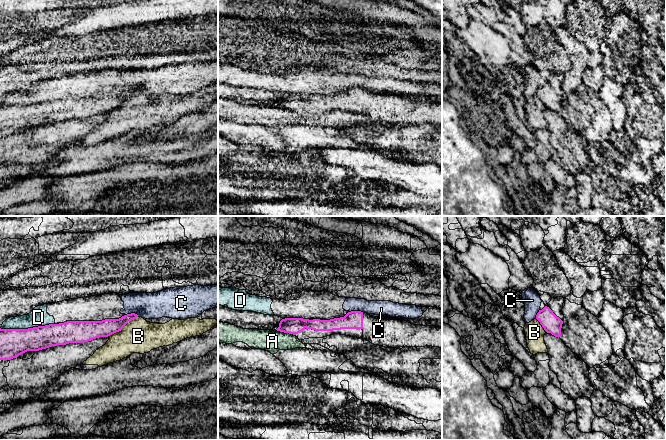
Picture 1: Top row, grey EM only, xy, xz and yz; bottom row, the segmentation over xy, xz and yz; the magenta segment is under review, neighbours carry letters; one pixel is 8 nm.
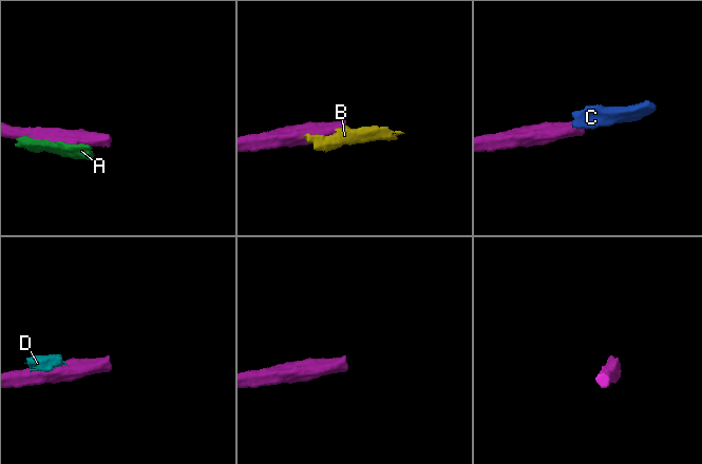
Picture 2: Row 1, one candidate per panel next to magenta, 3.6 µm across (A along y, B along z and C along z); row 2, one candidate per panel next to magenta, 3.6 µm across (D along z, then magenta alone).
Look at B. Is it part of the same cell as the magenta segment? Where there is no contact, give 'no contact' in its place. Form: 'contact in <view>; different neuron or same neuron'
contact in xy; different neuron

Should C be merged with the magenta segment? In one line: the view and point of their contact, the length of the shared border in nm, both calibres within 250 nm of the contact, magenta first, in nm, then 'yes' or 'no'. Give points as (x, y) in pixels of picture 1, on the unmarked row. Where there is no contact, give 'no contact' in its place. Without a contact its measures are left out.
meets magenta in xy at (132, 89); contact 110 nm long; 140 nm thick on the magenta side, 200 nm on the other; no

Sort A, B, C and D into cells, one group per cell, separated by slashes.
A / B / C D

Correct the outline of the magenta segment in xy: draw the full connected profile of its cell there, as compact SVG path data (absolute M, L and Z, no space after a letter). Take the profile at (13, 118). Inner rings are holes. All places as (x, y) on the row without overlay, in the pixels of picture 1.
M131 89L119 95L102 97L67 97L28 105L0 104L0 136L17 134L27 127L108 113L121 107L128 98L137 93L137 90Z

